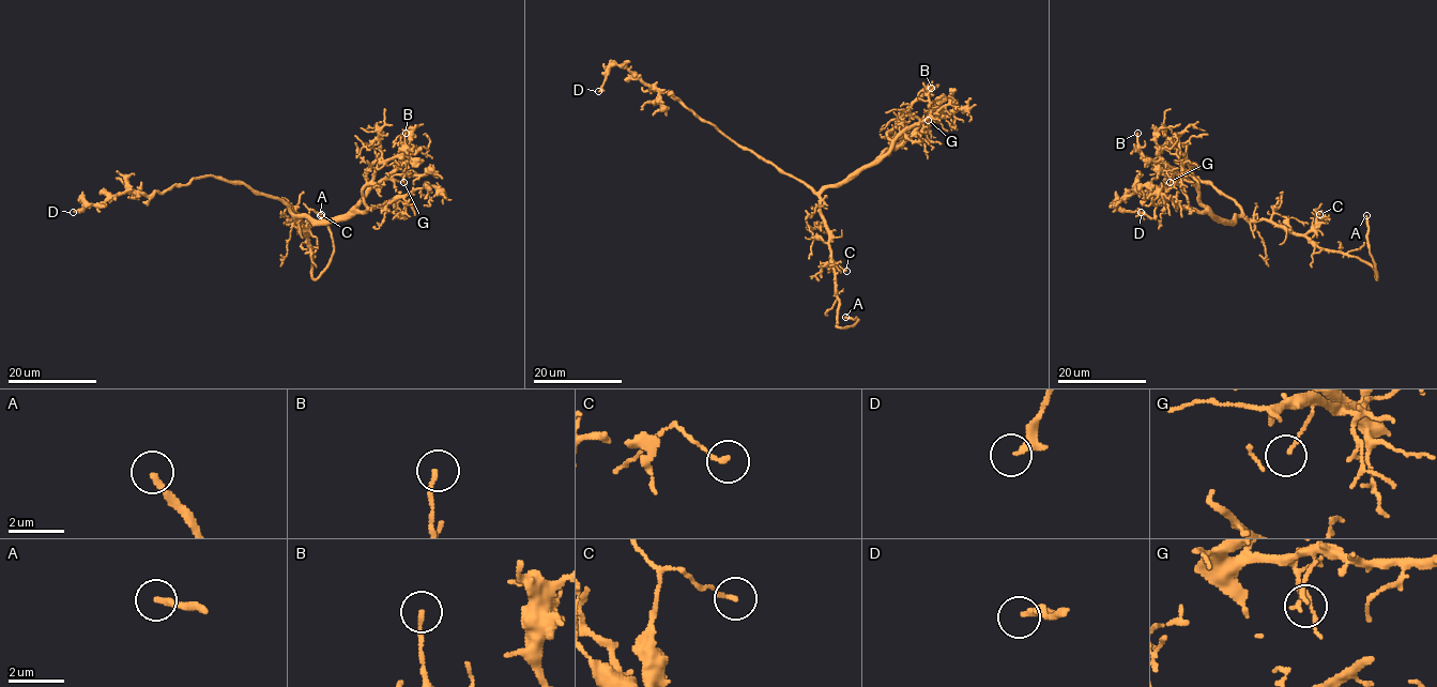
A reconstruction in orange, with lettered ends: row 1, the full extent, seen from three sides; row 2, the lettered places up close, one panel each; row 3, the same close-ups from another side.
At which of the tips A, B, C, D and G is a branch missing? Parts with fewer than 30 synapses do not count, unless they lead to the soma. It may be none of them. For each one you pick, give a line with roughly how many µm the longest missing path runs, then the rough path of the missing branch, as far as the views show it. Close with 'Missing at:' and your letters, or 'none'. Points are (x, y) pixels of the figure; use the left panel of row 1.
A: Missing length about 25 µm. Course of what is missing: (320, 215), (283, 183), (283, 179), (291, 171), (315, 171), (317, 176), (312, 176)
Missing at: A

